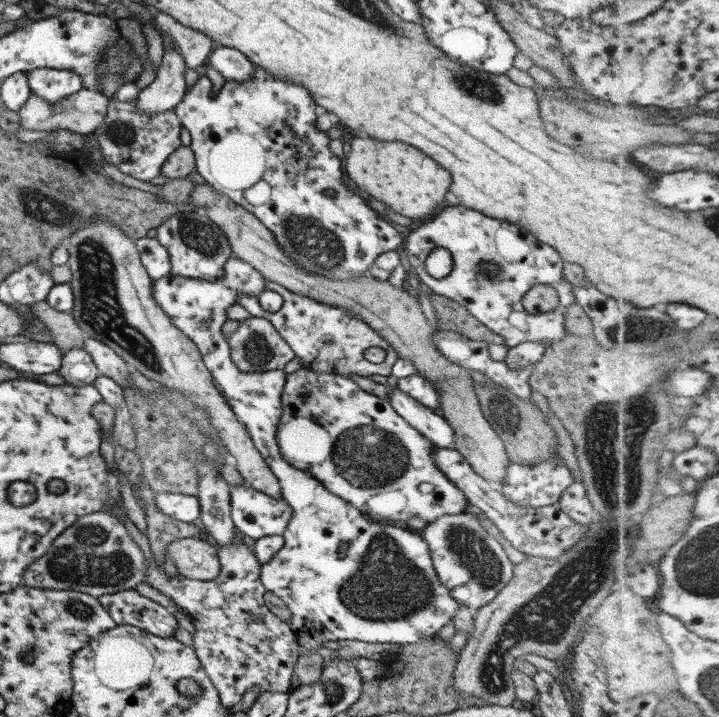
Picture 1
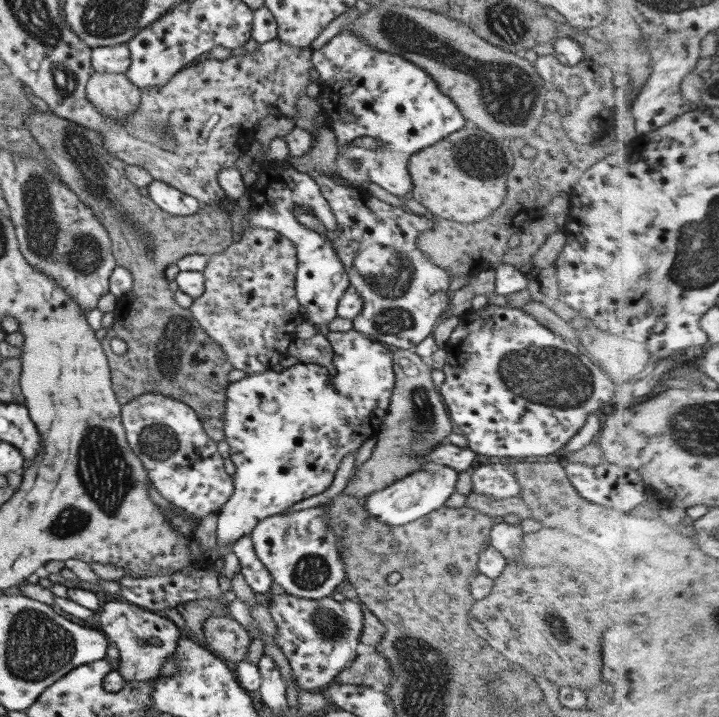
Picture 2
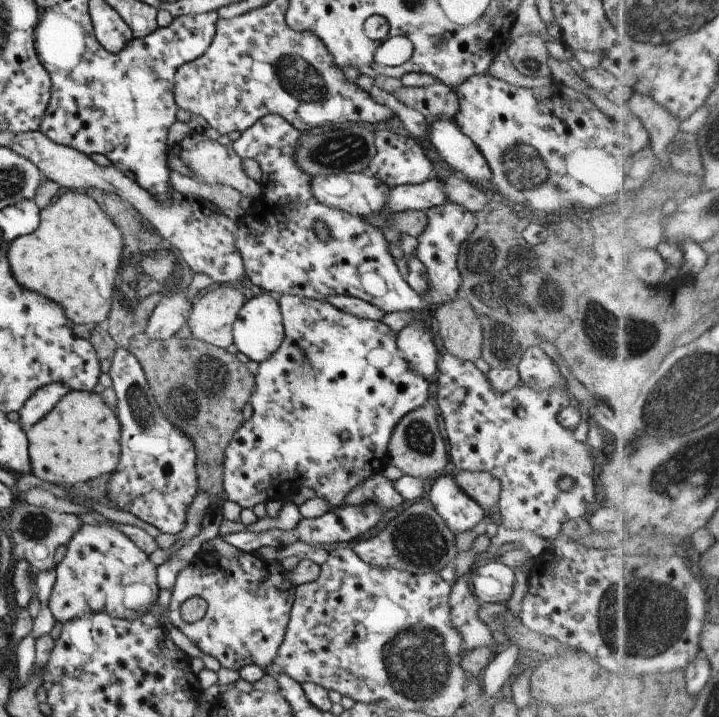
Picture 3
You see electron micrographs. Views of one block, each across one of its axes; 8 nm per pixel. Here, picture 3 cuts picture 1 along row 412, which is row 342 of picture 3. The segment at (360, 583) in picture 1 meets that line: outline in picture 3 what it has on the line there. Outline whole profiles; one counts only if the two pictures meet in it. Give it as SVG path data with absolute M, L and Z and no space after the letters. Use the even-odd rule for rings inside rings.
M257 291L257 295L245 302L233 324L233 343L250 360L261 363L282 344L285 332L279 307L279 294L271 291Z

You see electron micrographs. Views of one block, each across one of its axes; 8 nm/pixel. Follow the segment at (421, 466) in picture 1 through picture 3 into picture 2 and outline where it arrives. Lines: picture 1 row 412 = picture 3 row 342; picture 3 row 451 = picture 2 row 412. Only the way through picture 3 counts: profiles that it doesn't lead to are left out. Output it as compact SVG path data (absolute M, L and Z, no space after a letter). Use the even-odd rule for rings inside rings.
M354 329L348 332L332 332L324 331L328 341L333 348L333 359L334 365L334 376L330 376L330 370L325 366L312 363L299 362L294 366L288 367L287 369L275 369L272 371L259 372L256 374L246 375L239 381L229 383L226 388L226 403L225 403L225 414L224 414L224 440L227 440L230 446L230 457L229 459L235 465L236 472L232 476L234 482L234 493L230 496L230 499L222 506L218 518L218 530L216 545L205 552L206 562L212 565L220 555L218 554L219 548L225 544L234 544L242 536L249 535L250 532L263 520L270 516L278 515L285 508L292 506L294 503L306 500L313 496L318 496L323 492L326 492L332 482L336 471L339 469L342 460L349 454L358 451L362 444L370 438L374 438L379 433L384 417L388 414L390 399L392 391L395 387L396 376L393 368L393 353L392 350L387 346L379 343L378 341L370 340L368 337L364 337Z

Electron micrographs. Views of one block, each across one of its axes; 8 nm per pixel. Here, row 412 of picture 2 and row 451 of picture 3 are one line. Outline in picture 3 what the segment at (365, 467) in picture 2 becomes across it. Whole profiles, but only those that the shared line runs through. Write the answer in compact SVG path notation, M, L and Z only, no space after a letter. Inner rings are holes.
M434 401L405 414L394 428L388 445L388 464L400 468L404 475L414 476L428 484L434 480L438 472L448 464L449 454L446 452L444 438L440 435L440 414Z

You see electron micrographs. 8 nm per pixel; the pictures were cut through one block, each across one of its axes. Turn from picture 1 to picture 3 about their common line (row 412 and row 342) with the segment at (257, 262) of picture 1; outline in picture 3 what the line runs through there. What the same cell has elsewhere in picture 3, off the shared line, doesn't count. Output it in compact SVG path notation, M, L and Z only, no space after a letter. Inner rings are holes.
M456 298L435 308L438 334L444 348L464 362L475 362L481 357L483 326L474 307Z

